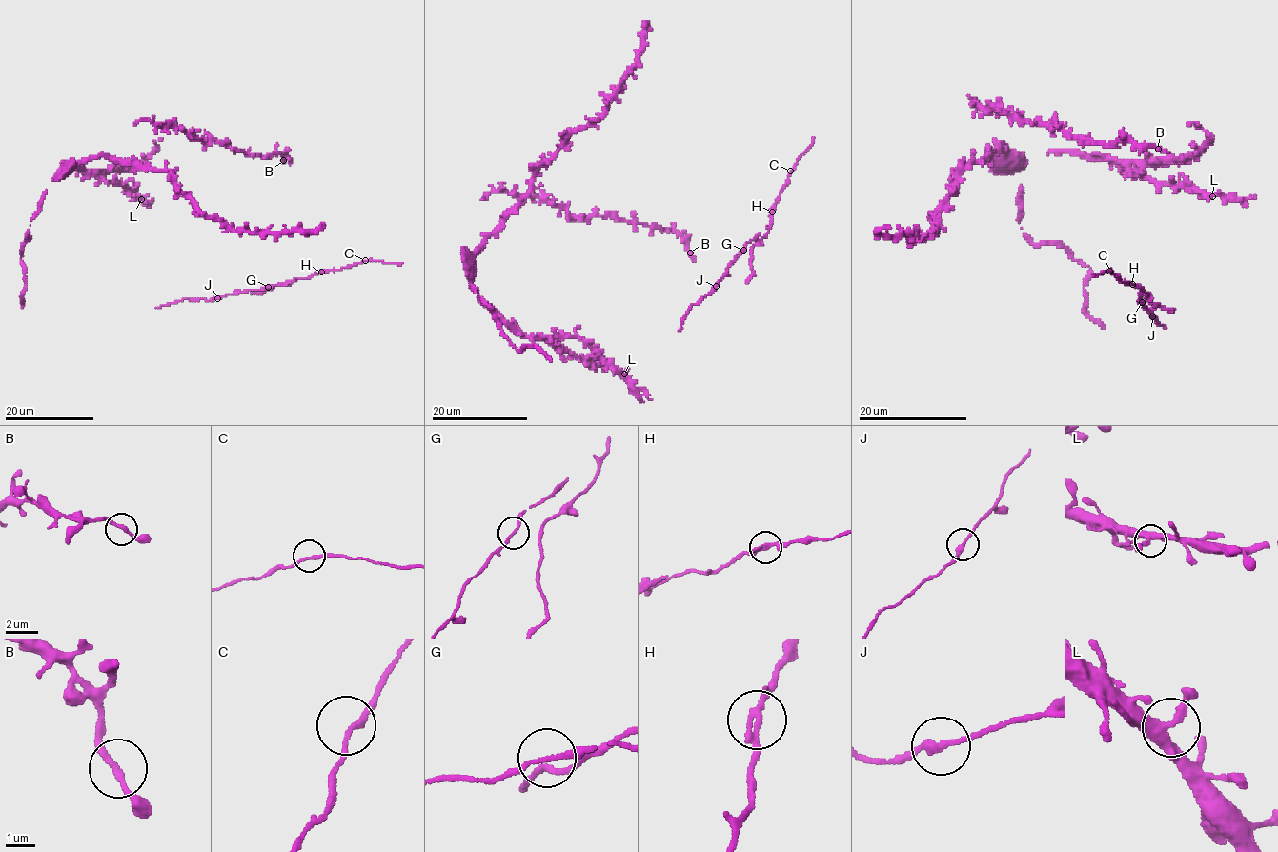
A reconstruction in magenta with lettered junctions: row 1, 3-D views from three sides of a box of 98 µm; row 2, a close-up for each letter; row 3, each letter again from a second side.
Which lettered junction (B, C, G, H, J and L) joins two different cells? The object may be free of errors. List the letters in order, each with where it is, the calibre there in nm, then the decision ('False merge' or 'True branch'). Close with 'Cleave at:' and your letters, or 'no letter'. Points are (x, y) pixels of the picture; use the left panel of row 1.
B: Place: (283, 160). Thickness 240 nm. True branch
C: Place: (365, 260). Thickness 200 nm. True branch
G: Place: (268, 287). Thickness 150 nm. True branch
H: Place: (321, 272). Thickness 180 nm. False merge
J: Place: (217, 298). Thickness 240 nm. True branch
L: Place: (141, 199). Thickness 320 nm. True branch
Cleave at: H

